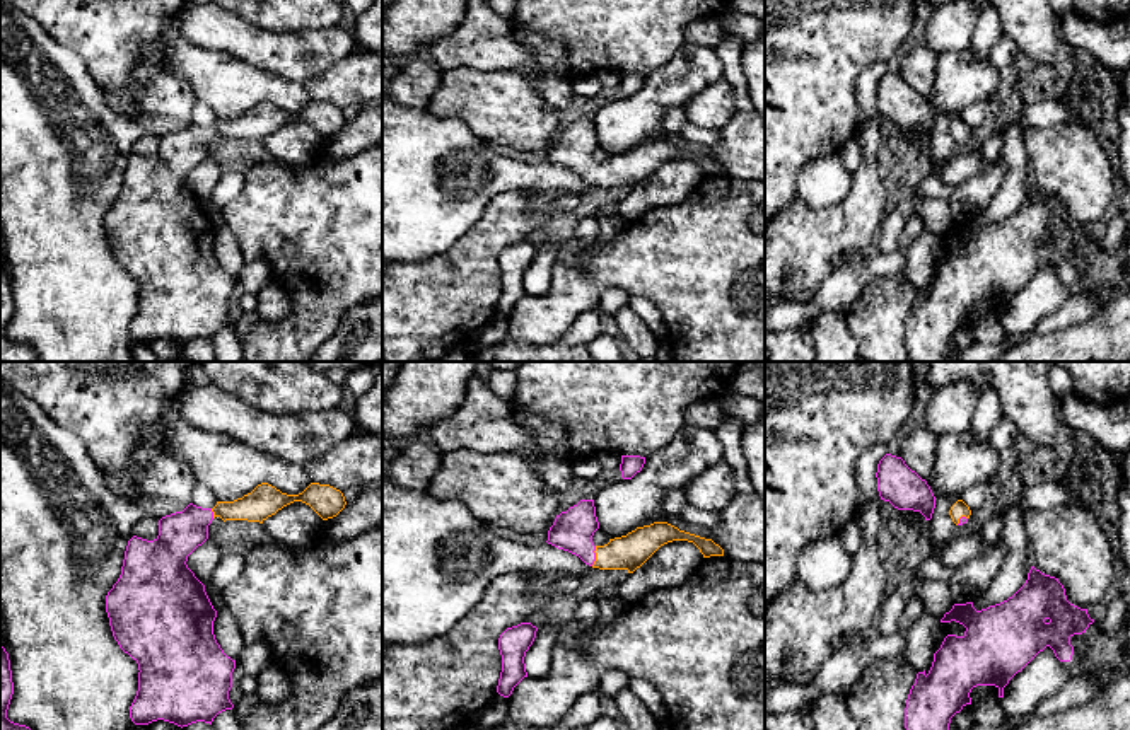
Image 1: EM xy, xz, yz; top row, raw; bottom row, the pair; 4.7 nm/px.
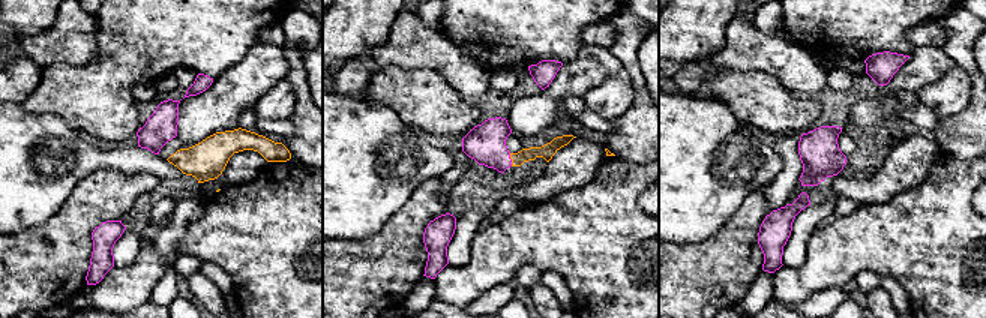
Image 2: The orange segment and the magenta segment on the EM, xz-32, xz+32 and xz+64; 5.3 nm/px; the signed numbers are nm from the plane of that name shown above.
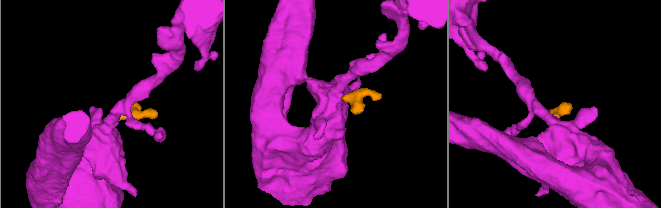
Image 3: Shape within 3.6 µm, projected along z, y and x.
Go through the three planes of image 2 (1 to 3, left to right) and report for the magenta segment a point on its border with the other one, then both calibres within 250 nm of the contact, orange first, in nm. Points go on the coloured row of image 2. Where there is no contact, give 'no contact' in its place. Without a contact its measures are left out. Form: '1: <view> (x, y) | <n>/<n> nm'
1: no contact
2: xz+32 (511, 158) | 80/220 nm
3: no contact

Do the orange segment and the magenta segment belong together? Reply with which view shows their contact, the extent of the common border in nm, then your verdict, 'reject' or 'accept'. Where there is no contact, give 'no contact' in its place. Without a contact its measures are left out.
meets orange in xz; contact 100 nm long; accept

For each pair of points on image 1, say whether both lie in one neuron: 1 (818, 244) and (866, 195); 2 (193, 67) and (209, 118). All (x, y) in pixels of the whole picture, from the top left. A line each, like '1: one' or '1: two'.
1: one
2: two

